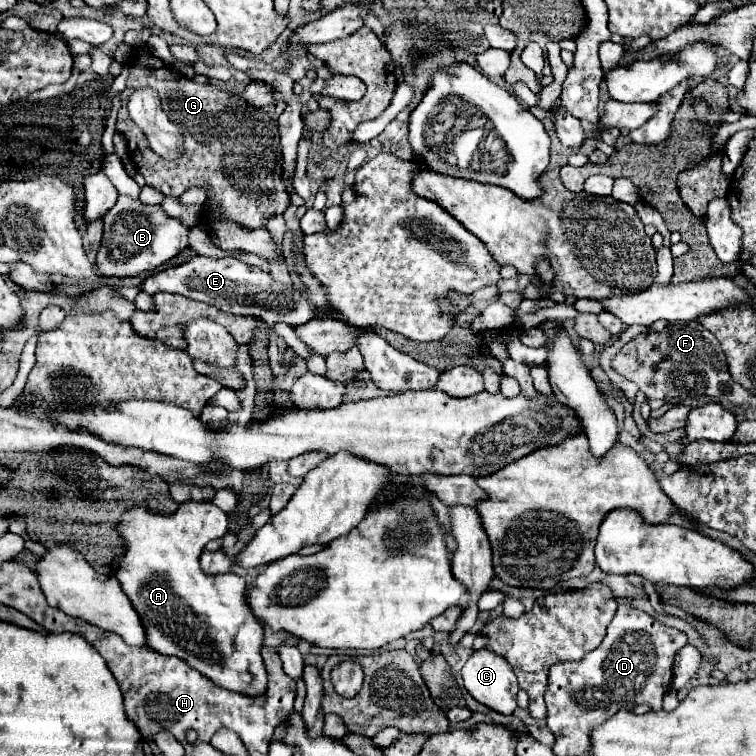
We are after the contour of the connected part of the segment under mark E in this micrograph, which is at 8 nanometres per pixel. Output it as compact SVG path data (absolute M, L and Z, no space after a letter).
M194 256L186 264L164 268L154 272L142 282L142 290L148 294L156 292L172 292L182 294L192 300L206 302L210 306L216 306L218 310L232 312L232 314L244 314L244 316L258 316L266 324L286 322L290 326L306 324L314 318L312 304L294 288L286 288L278 280L270 278L264 270L256 266L248 266L234 258L206 258L206 256Z

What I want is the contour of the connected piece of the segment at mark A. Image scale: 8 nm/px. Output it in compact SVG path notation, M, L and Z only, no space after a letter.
M186 502L168 516L150 512L146 504L136 504L122 514L116 530L124 540L126 552L114 576L124 594L128 594L128 600L132 600L132 608L140 614L140 622L144 622L148 646L160 654L186 660L194 670L226 690L246 696L264 694L268 684L266 668L260 656L264 628L246 604L246 582L232 570L224 574L206 574L200 566L200 546L206 546L210 540L222 538L228 532L228 516L210 502Z

